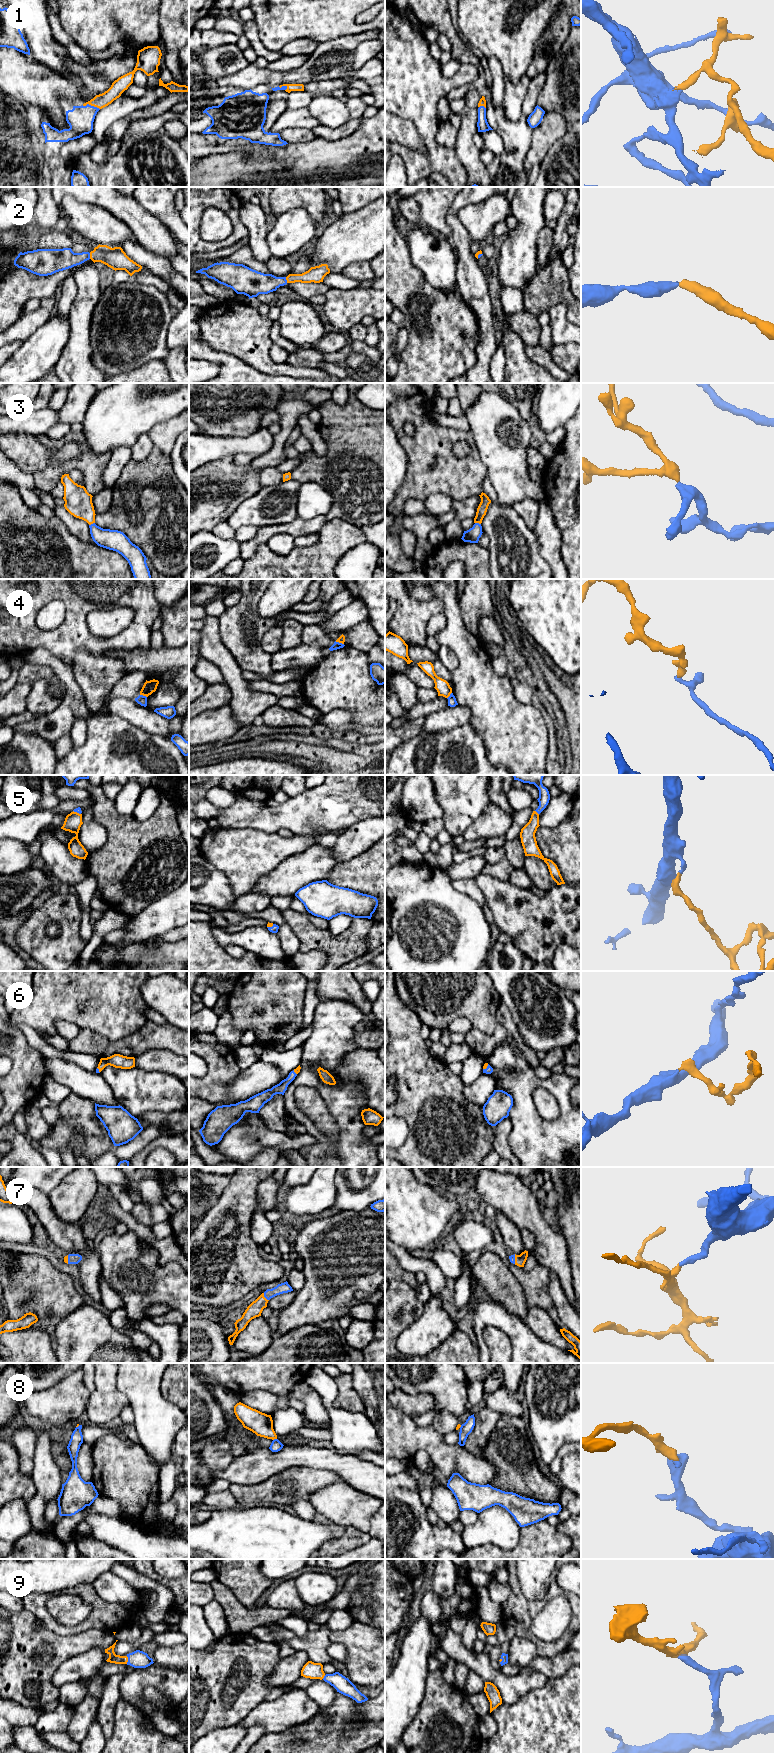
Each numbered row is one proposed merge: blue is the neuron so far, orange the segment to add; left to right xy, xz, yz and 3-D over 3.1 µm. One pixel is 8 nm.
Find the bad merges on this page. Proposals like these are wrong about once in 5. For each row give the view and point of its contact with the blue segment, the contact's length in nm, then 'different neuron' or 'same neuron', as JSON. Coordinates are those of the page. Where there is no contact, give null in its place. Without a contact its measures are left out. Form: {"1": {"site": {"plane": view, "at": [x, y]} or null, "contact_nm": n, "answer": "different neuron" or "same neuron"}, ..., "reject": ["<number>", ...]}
{"1": {"site": {"plane": "xy", "at": [90, 105]}, "contact_nm": 150, "answer": "same neuron"}, "2": {"site": {"plane": "xy", "at": [89, 256]}, "contact_nm": 50, "answer": "same neuron"}, "3": {"site": {"plane": "xy", "at": [91, 524]}, "contact_nm": 50, "answer": "same neuron"}, "4": {"site": {"plane": "xy", "at": [142, 695]}, "contact_nm": 60, "answer": "different neuron"}, "5": {"site": {"plane": "yz", "at": [536, 811]}, "contact_nm": 50, "answer": "same neuron"}, "6": {"site": {"plane": "yz", "at": [487, 1067]}, "contact_nm": 60, "answer": "same neuron"}, "7": {"site": {"plane": "xz", "at": [265, 1297]}, "contact_nm": 80, "answer": "same neuron"}, "8": {"site": {"plane": "xz", "at": [274, 1439]}, "contact_nm": 40, "answer": "different neuron"}, "9": {"site": {"plane": "xy", "at": [128, 1660]}, "contact_nm": 60, "answer": "same neuron"}, "reject": ["4", "8"]}

